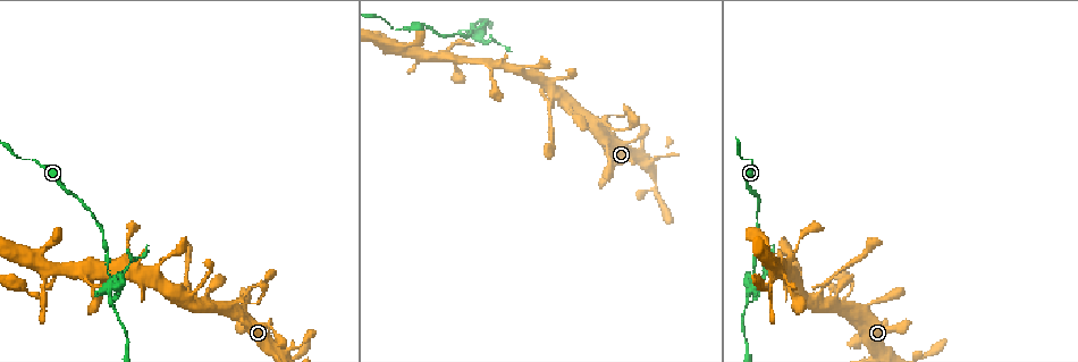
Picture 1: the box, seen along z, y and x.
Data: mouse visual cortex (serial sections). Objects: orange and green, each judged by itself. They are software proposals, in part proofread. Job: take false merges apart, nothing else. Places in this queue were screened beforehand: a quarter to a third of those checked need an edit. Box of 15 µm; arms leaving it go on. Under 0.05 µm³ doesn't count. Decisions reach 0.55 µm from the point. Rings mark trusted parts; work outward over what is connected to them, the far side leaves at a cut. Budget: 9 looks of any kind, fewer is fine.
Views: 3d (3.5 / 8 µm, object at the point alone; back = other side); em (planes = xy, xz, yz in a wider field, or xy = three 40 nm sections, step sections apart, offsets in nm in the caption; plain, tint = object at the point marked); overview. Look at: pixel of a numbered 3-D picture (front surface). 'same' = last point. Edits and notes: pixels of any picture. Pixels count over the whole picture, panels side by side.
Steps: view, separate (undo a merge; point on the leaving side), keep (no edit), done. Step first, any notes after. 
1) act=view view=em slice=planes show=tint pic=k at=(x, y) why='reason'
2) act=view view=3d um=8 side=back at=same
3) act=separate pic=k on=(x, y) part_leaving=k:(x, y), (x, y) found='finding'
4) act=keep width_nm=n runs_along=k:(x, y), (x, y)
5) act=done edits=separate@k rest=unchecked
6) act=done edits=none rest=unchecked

act=view view=3d um=3.5 pic=1 at=(843, 306) why='sharp bend'

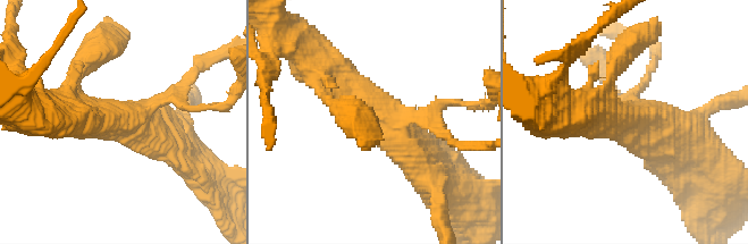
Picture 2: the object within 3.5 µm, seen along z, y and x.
act=view view=em slice=planes show=tint pic=2 at=(633, 118) arms=4 arm_widths_nm=150,150,450,500 why='now the EM'

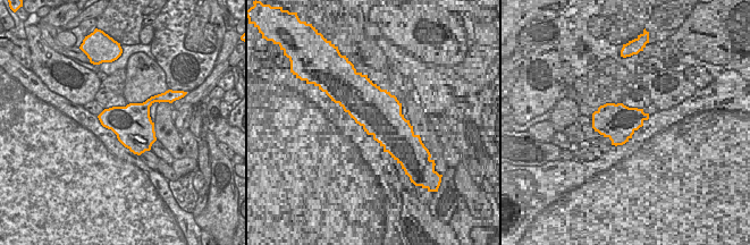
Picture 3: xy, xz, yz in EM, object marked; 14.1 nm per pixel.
act=keep runs_along=2:(435, 177), (389, 123), (330, 70) found='all the same cell'

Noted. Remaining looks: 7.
act=view view=em slice=xy step=1 show=tint pic=1 at=(163, 257) why='a narrow waist'

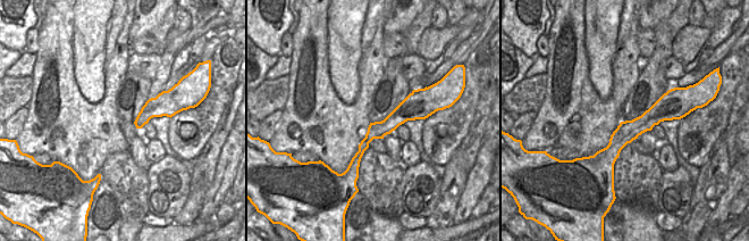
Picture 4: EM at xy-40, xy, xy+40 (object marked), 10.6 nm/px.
act=view view=3d um=3.5 at=same

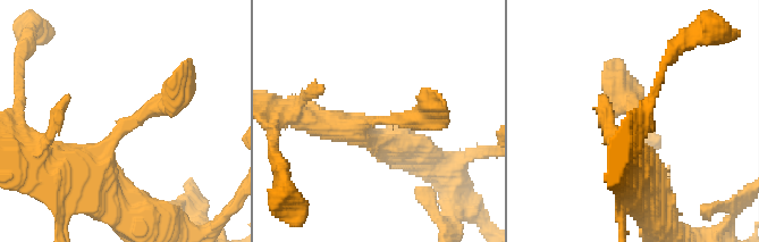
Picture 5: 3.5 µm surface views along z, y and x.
act=keep arm_widths_nm=300,400 runs_along=4:(676, 116), (654, 115), (595, 158) found='continuous, no second cell'

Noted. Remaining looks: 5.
act=view view=3d um=3.5 pic=1 at=(477, 32) why='sudden change in width'

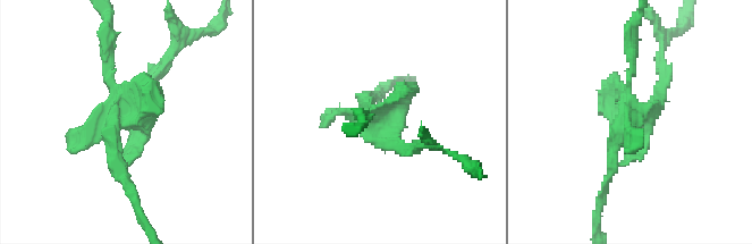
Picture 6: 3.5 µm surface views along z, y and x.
act=view view=em slice=xy step=1 show=tint pic=6 at=(116, 115)

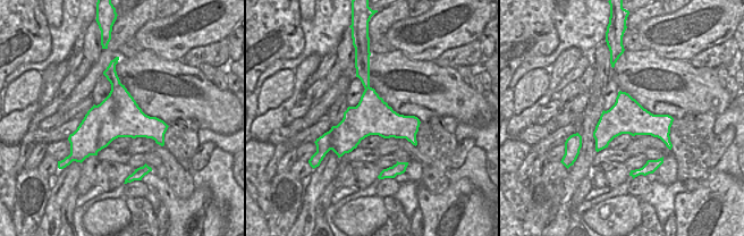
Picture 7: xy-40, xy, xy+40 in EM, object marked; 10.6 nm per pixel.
act=view view=em slice=planes show=tint at=same

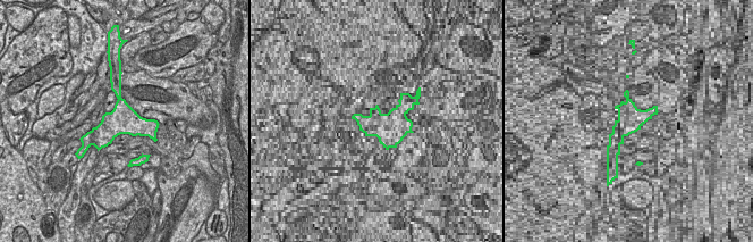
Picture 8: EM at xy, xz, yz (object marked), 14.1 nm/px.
act=separate pic=6 on=(151, 93) found='a second cell is stuck on'

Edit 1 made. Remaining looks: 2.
act=done edits=separate@6 rest=unchecked

